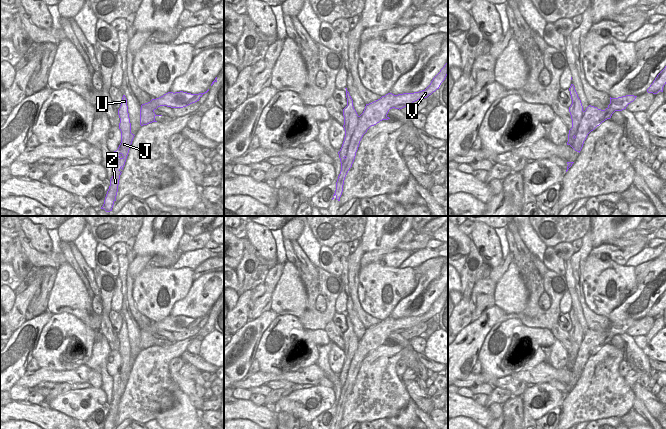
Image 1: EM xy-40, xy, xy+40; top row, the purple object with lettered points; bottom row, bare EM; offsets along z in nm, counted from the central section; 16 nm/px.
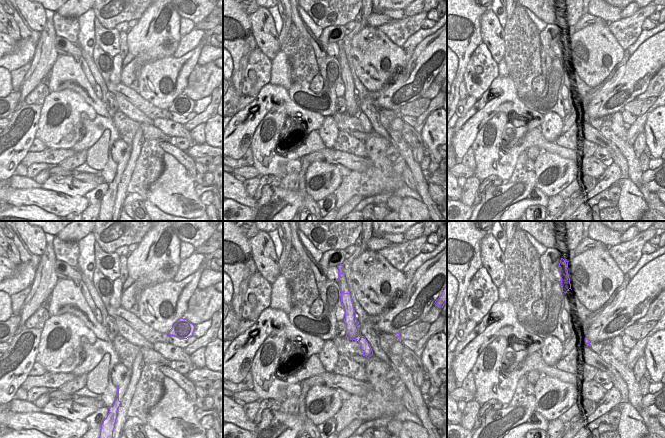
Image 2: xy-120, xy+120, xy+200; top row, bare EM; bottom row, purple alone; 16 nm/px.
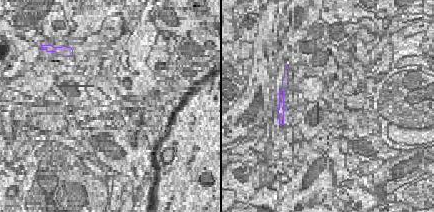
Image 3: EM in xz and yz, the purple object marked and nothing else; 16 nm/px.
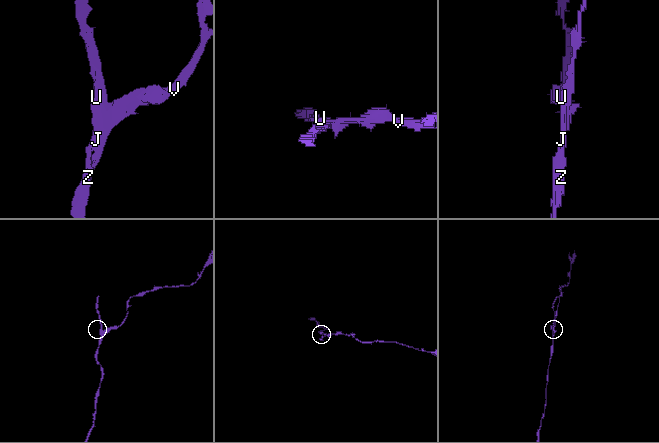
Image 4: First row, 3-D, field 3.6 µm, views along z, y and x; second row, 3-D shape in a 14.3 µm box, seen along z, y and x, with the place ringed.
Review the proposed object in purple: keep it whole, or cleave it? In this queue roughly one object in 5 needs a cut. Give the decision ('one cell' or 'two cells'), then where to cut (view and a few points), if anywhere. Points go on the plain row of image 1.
two cells; cut xy+40 (584, 335), (575, 359), (580, 363), (582, 369)

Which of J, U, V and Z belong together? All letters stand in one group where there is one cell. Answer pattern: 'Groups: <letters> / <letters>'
Groups: J U Z / V

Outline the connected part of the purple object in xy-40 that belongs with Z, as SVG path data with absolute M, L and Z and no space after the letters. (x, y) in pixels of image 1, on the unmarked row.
M125 319L122 321L122 327L118 333L118 339L120 342L119 353L121 355L121 367L116 375L113 376L113 400L110 403L110 410L107 415L103 429L114 429L118 416L119 403L121 399L121 393L125 389L131 368L133 363L131 359L131 347L128 337L127 323Z

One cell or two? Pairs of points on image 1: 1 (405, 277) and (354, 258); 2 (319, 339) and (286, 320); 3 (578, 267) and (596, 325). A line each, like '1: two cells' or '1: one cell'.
1: two cells
2: two cells
3: one cell

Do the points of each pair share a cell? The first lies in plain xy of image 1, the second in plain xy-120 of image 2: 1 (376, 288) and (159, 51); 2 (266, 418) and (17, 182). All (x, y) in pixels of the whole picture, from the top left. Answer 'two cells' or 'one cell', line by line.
1: two cells
2: two cells

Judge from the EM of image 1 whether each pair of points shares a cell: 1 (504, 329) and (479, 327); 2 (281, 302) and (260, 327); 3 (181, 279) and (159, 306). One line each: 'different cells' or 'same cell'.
1: different cells
2: different cells
3: same cell

